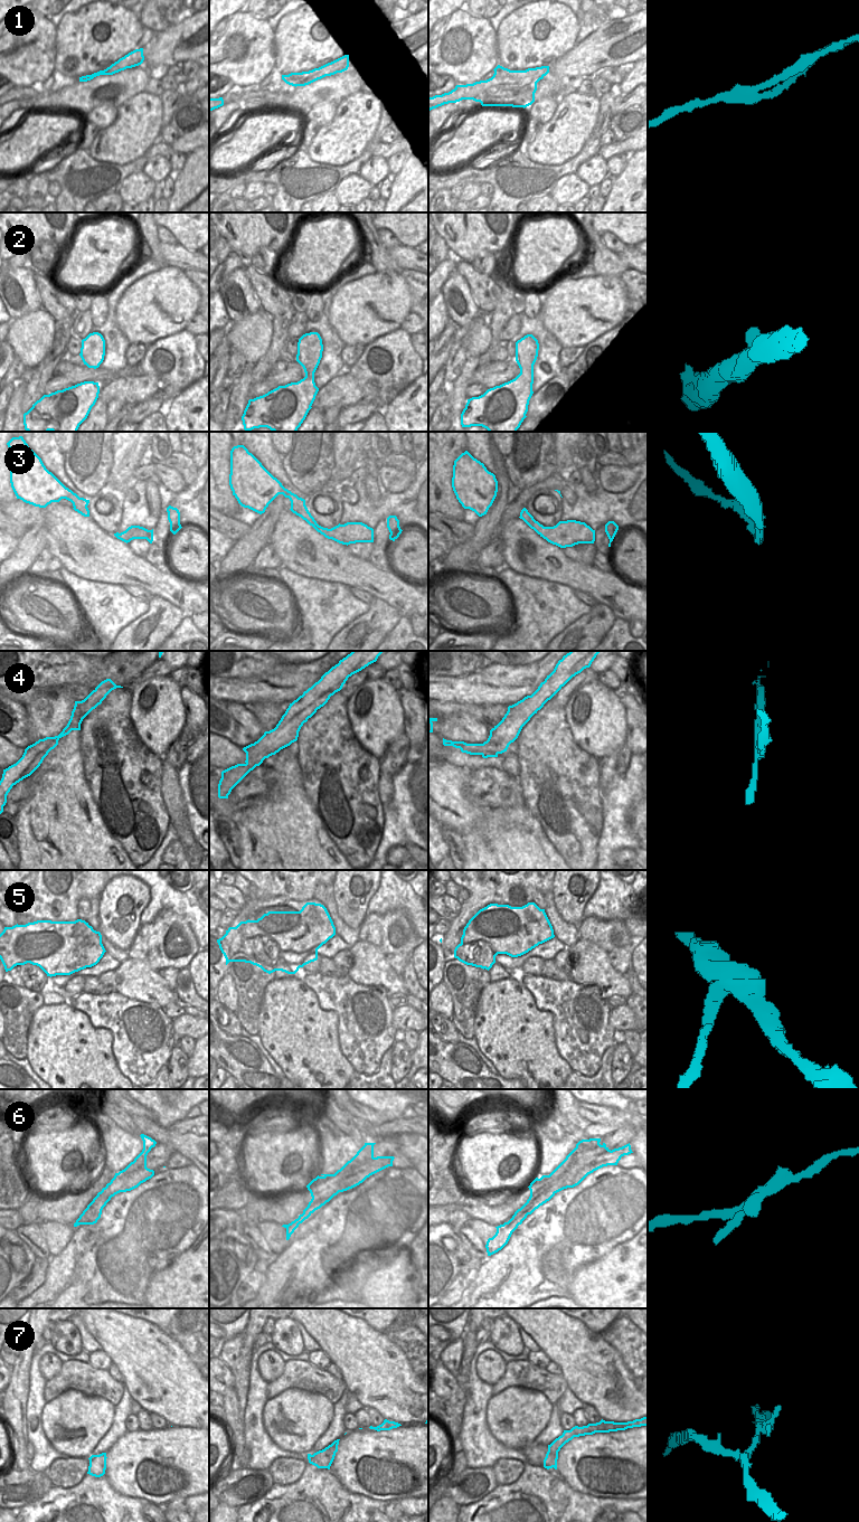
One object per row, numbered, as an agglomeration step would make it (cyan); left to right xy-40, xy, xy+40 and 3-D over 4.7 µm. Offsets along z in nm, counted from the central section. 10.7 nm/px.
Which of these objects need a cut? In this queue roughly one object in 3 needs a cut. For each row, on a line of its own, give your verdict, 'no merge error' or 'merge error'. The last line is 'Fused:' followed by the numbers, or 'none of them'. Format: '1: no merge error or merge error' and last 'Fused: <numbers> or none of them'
1: no merge error
2: no merge error
3: merge error
4: merge error
5: merge error
6: merge error
7: merge error
Fused: 3, 4, 5, 6, 7

